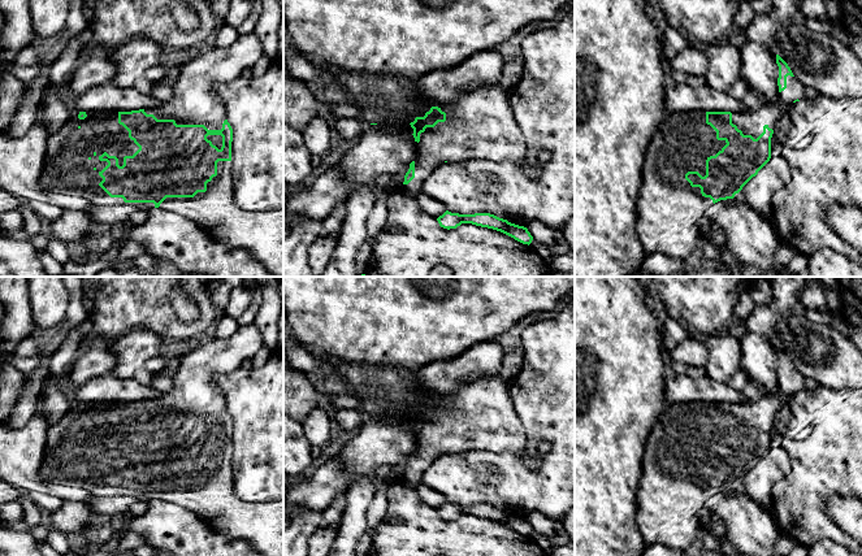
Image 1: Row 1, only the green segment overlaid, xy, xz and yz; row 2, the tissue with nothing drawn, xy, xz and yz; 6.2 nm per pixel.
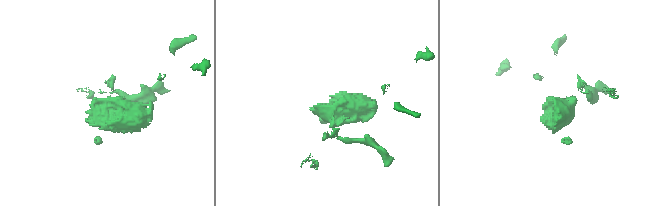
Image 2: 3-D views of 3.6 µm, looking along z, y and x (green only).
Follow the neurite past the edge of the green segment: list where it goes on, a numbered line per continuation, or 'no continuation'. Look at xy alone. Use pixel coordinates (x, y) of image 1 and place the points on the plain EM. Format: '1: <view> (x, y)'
1: xy (66, 459)

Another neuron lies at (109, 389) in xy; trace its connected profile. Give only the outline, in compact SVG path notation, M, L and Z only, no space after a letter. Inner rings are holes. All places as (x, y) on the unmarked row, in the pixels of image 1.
M98 377L77 387L77 403L131 403L159 398L161 394L134 378Z

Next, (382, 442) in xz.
M367 416L365 423L342 448L342 462L351 472L346 490L373 478L377 490L403 459L415 452L417 433L411 416Z

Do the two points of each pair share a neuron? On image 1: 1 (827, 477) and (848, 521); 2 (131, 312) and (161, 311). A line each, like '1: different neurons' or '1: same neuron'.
1: different neurons
2: same neuron

